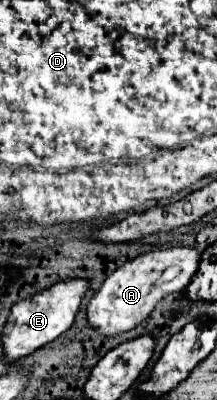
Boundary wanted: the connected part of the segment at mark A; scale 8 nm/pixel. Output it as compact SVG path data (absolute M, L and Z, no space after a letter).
M171 246L141 254L107 276L107 280L87 306L87 320L105 336L117 336L119 332L127 332L135 328L141 320L145 320L163 296L187 288L197 268L199 252L191 246Z

